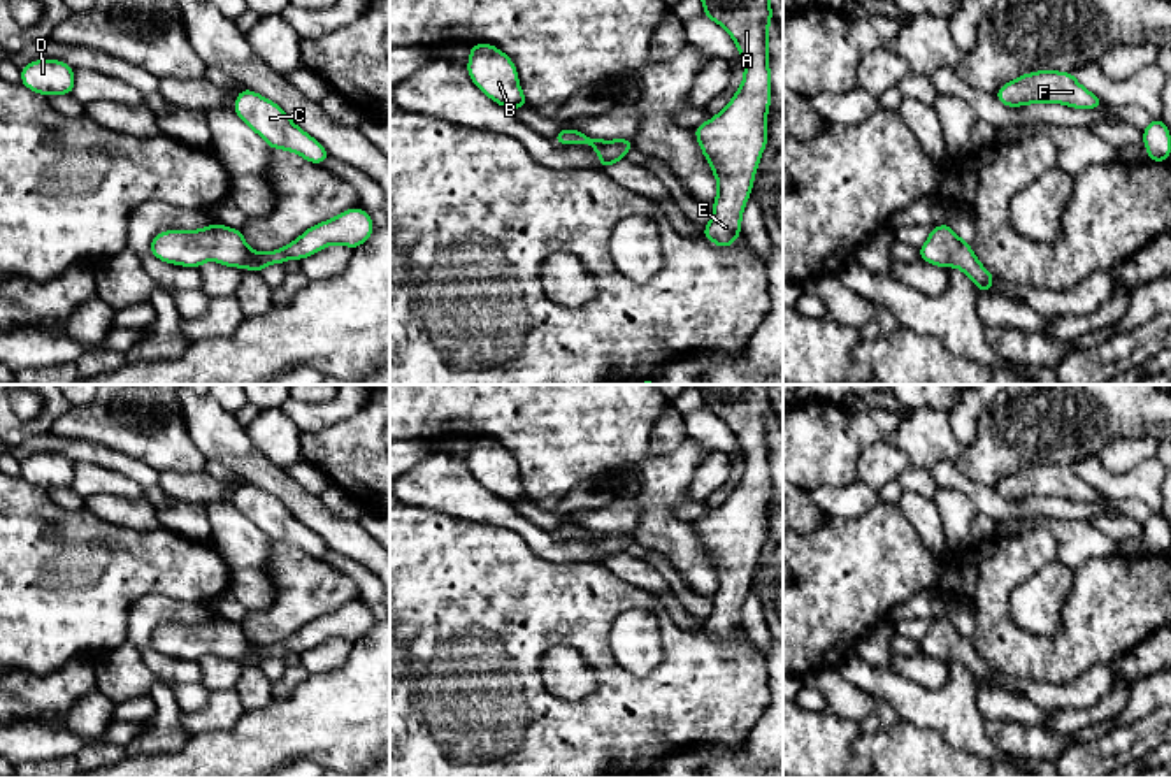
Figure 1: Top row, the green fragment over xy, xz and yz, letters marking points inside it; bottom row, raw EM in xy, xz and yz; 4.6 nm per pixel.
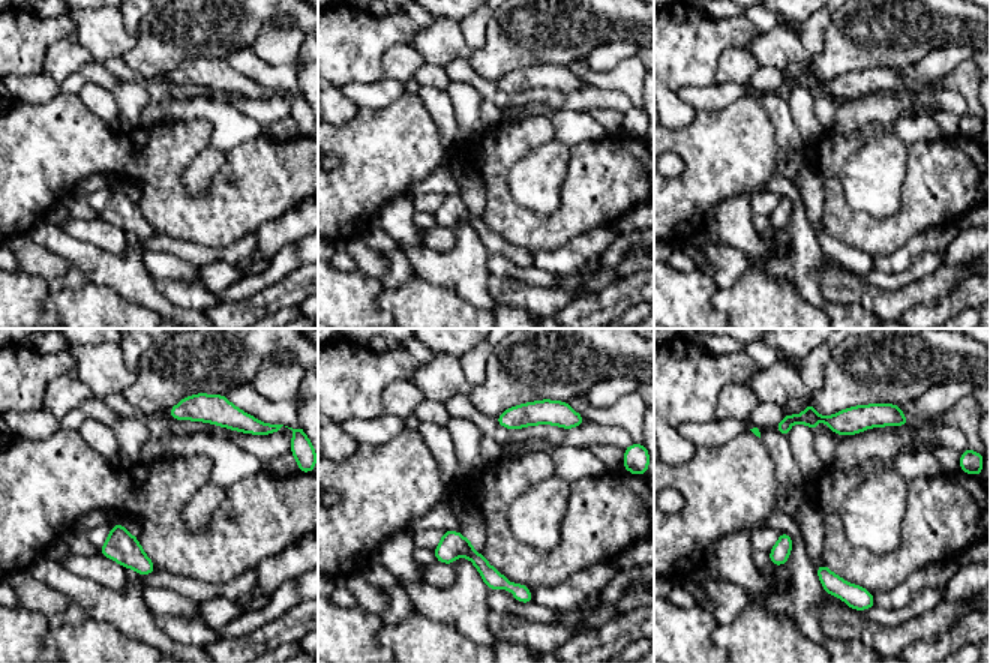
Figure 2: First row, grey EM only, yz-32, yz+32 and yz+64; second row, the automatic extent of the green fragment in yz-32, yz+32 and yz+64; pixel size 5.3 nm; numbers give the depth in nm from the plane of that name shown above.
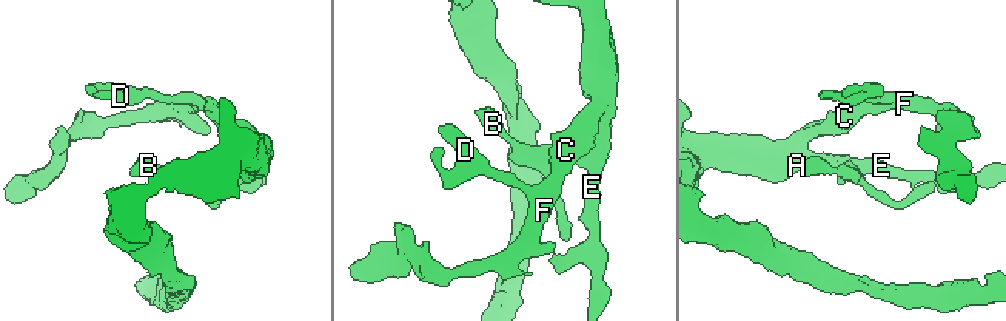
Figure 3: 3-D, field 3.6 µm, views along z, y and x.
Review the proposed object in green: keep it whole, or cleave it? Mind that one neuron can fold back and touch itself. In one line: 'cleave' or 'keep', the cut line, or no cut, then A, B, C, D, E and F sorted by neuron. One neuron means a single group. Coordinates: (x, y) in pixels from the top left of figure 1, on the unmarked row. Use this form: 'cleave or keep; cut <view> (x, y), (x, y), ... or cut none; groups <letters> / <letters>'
keep; cut none; groups A B C D E F

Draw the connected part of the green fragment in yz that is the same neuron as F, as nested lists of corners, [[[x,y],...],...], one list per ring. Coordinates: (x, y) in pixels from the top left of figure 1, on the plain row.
[[[1057,464],[1022,467],[1001,479],[995,490],[1008,501],[1027,497],[1064,497],[1073,502],[1097,502],[1104,499],[1101,492],[1074,472],[1073,465]]]

